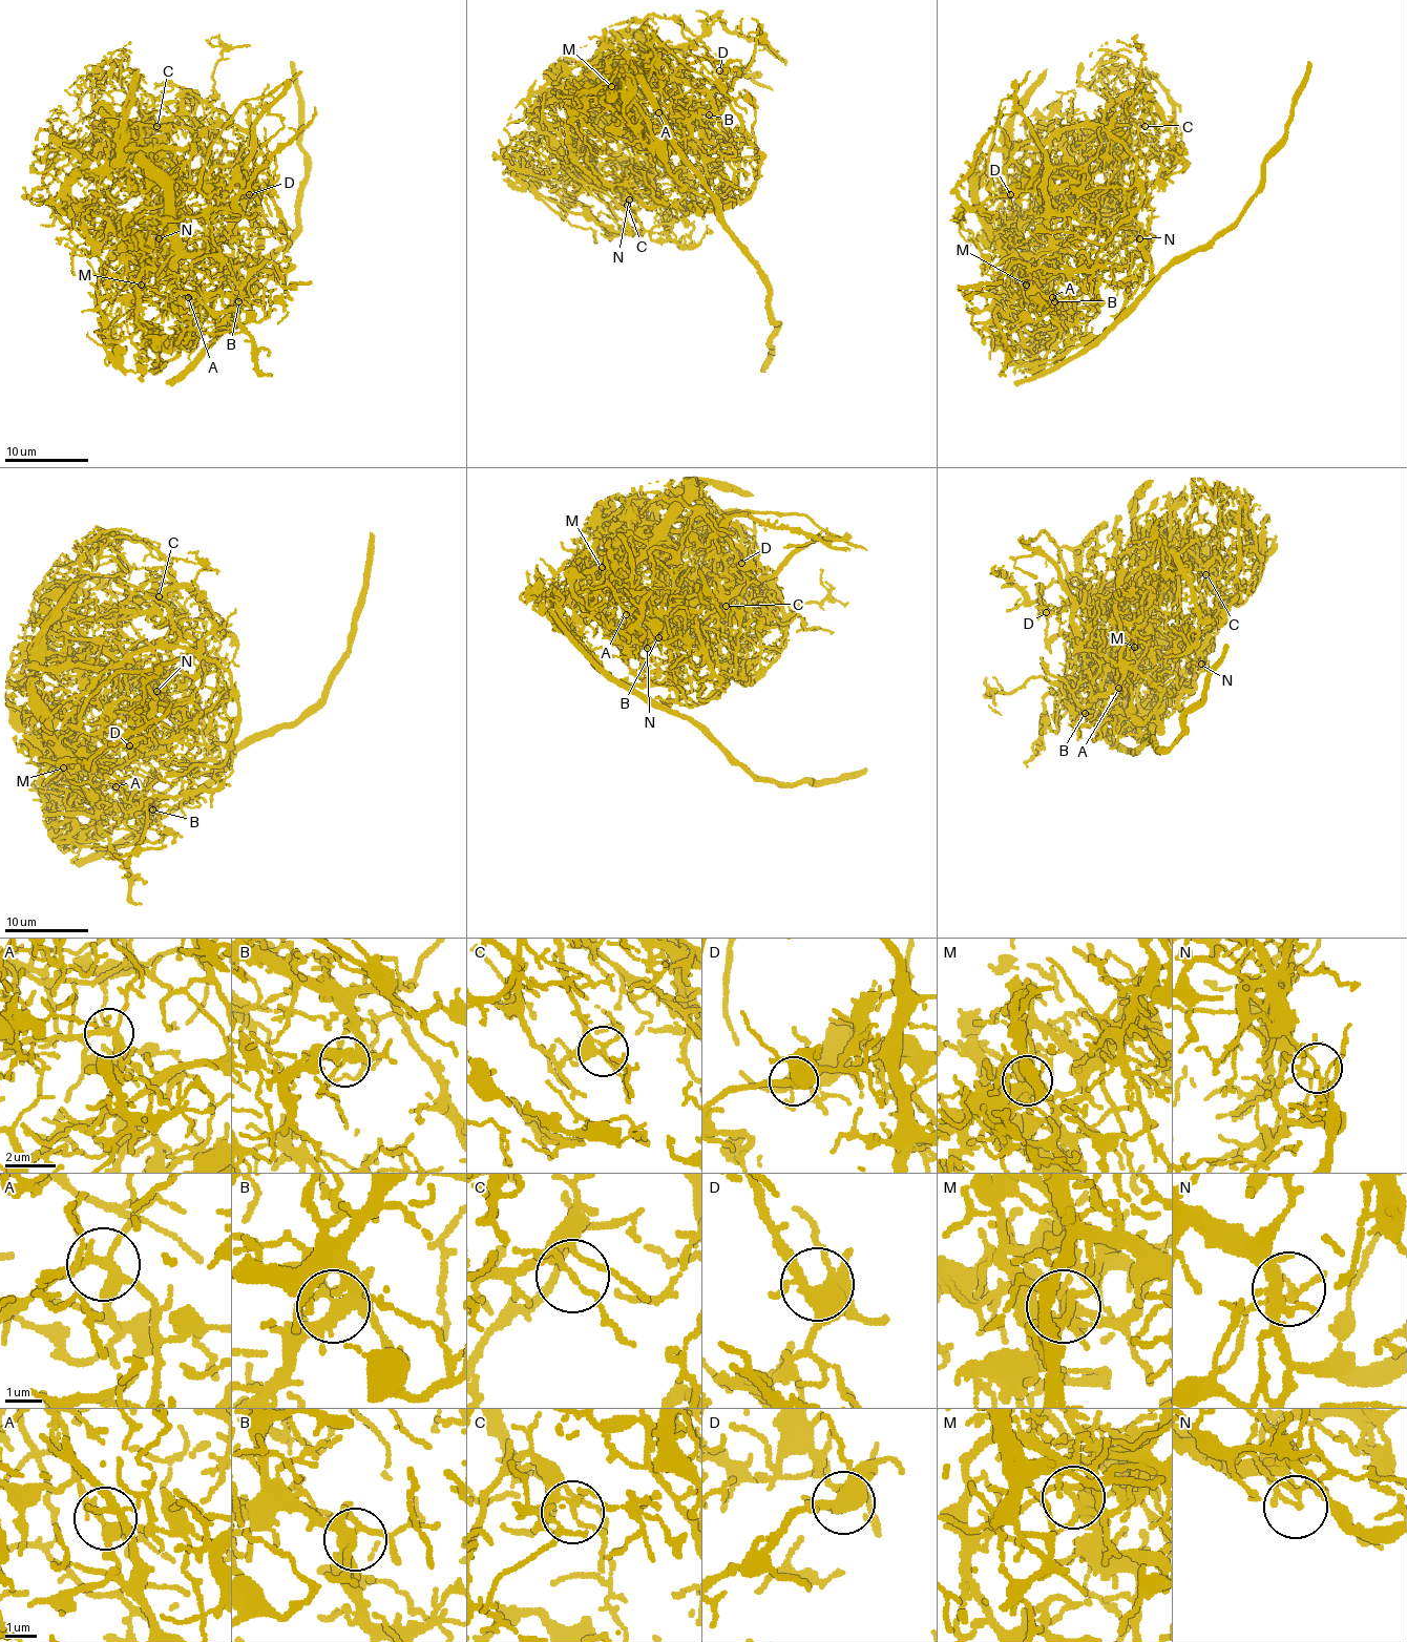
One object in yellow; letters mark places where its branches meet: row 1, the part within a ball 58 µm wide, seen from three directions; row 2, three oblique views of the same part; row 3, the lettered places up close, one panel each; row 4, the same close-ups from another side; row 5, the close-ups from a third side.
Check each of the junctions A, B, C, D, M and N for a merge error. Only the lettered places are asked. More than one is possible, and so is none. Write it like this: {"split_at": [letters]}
{"split_at": ["M", "N"]}

